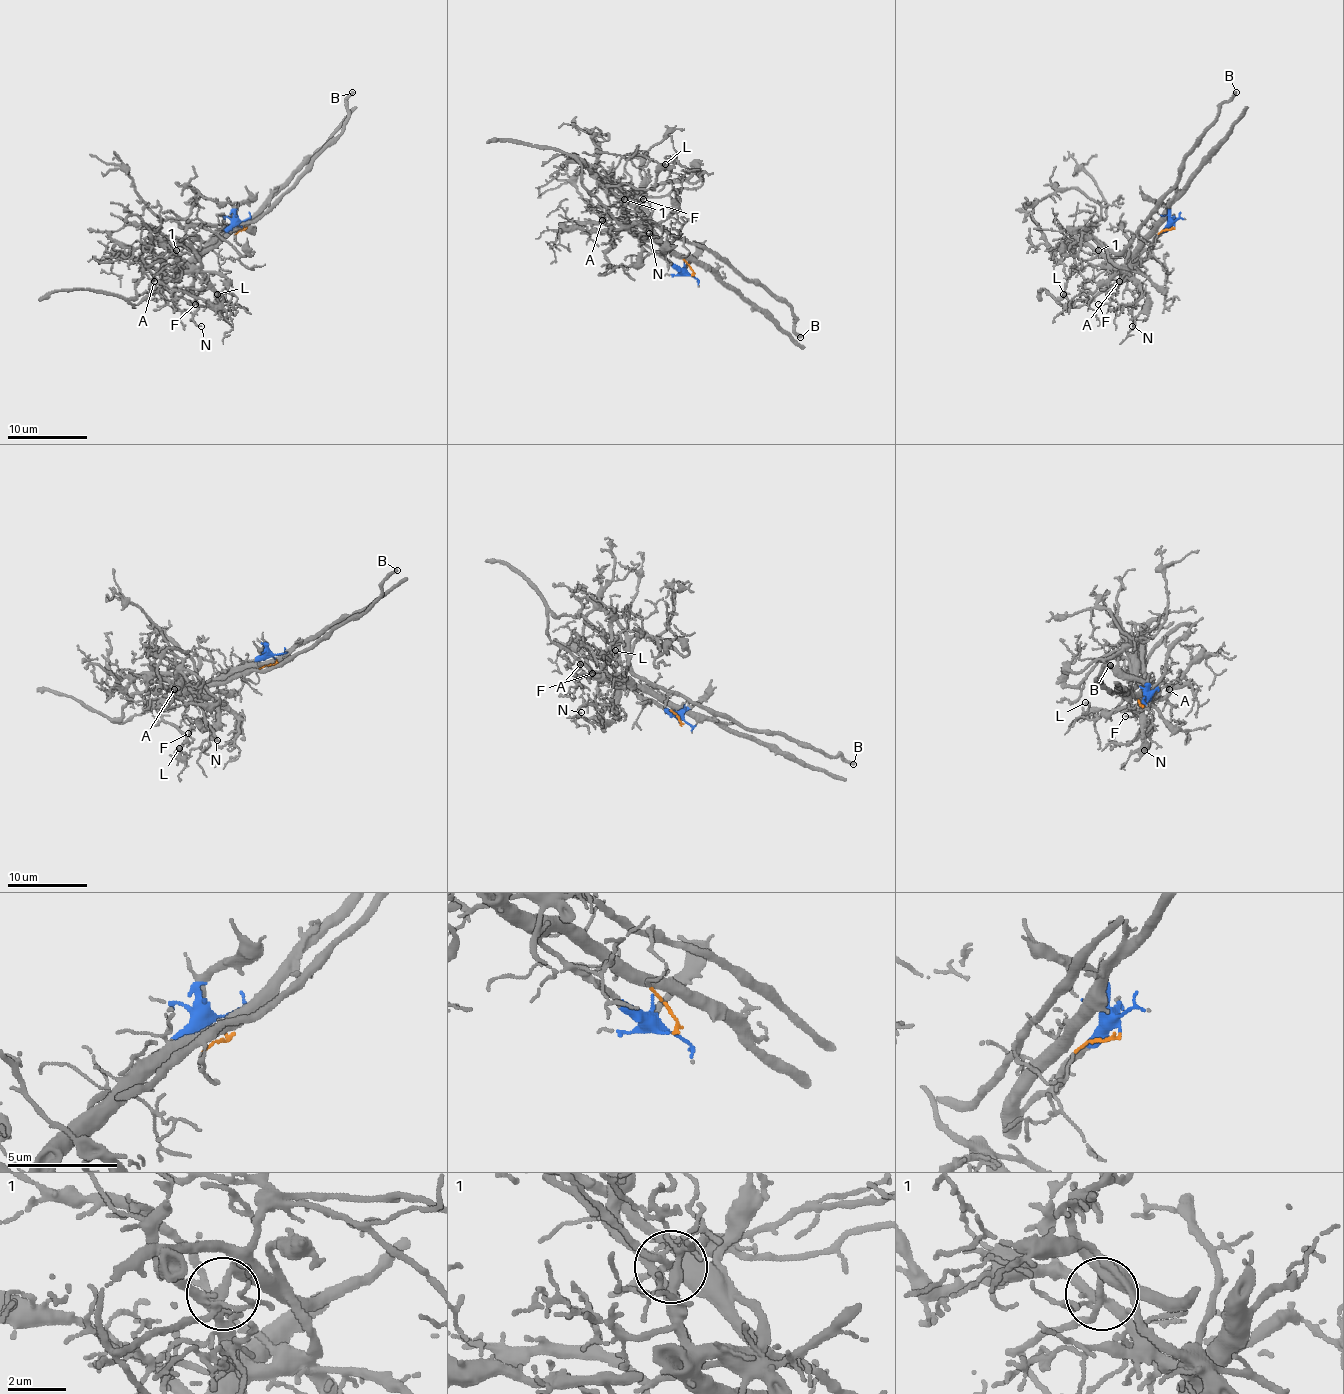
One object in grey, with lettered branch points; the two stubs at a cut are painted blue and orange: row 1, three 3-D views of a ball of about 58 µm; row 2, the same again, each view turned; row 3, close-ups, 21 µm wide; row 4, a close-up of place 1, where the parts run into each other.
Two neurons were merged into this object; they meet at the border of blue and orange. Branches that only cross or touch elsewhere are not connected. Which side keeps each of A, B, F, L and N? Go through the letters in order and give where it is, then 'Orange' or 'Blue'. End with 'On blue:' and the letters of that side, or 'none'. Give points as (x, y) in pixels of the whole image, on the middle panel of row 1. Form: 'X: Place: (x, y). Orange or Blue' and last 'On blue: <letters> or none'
A: Place: (602, 220). Blue
B: Place: (800, 337). Orange
F: Place: (643, 199). Blue
L: Place: (665, 164). Orange
N: Place: (649, 233). Blue
On blue: A, F, N

